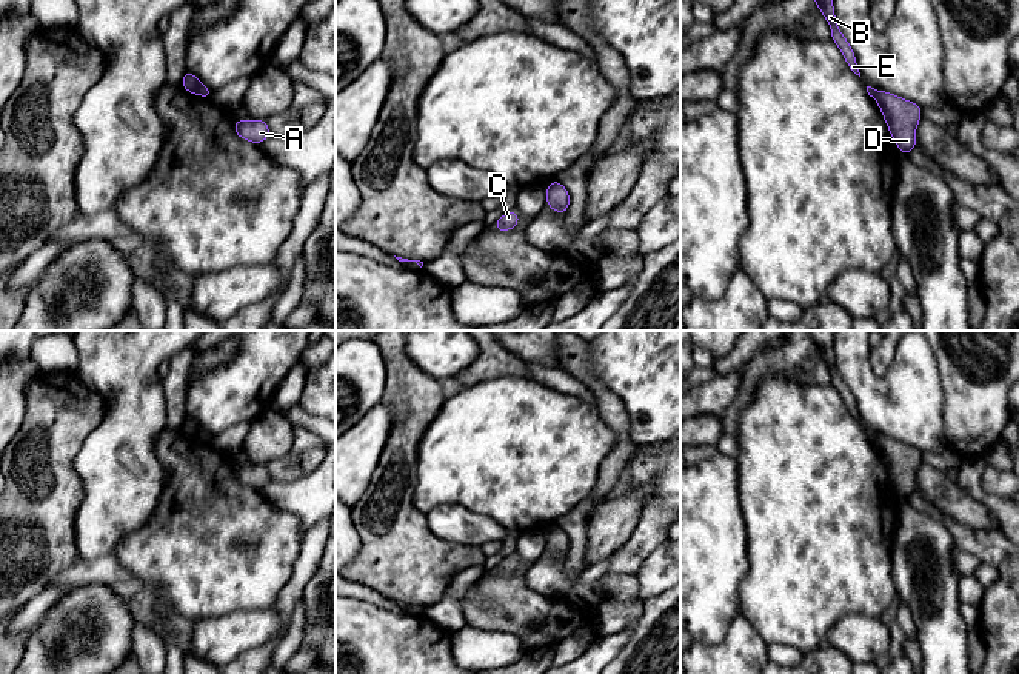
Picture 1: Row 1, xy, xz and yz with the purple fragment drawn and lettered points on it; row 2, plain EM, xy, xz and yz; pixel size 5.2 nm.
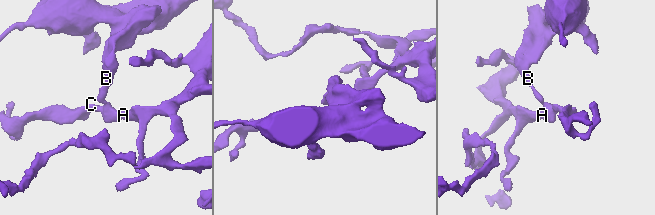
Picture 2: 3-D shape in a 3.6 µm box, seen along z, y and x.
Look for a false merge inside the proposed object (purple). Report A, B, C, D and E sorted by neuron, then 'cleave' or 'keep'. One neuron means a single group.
A C D / B E | cleave

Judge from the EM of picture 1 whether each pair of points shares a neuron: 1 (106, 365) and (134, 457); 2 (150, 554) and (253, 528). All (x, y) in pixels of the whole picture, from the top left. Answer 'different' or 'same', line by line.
1: same
2: same

